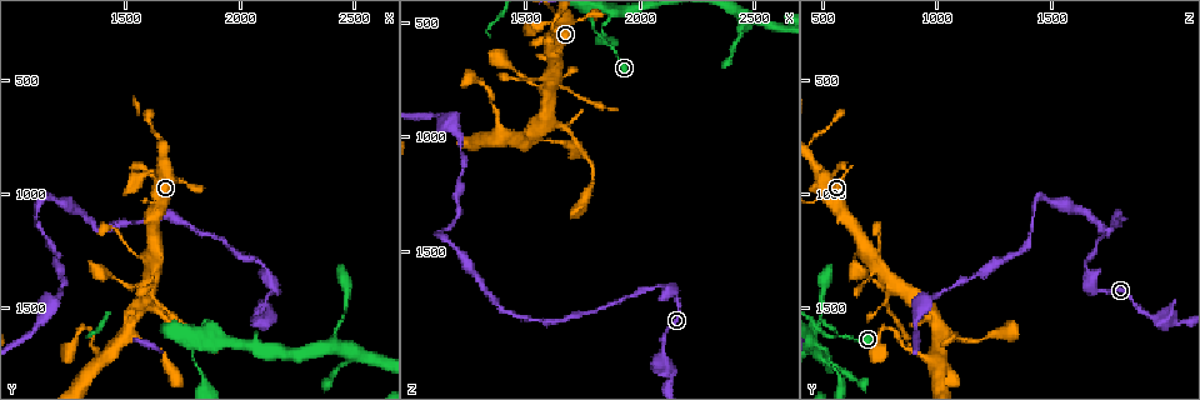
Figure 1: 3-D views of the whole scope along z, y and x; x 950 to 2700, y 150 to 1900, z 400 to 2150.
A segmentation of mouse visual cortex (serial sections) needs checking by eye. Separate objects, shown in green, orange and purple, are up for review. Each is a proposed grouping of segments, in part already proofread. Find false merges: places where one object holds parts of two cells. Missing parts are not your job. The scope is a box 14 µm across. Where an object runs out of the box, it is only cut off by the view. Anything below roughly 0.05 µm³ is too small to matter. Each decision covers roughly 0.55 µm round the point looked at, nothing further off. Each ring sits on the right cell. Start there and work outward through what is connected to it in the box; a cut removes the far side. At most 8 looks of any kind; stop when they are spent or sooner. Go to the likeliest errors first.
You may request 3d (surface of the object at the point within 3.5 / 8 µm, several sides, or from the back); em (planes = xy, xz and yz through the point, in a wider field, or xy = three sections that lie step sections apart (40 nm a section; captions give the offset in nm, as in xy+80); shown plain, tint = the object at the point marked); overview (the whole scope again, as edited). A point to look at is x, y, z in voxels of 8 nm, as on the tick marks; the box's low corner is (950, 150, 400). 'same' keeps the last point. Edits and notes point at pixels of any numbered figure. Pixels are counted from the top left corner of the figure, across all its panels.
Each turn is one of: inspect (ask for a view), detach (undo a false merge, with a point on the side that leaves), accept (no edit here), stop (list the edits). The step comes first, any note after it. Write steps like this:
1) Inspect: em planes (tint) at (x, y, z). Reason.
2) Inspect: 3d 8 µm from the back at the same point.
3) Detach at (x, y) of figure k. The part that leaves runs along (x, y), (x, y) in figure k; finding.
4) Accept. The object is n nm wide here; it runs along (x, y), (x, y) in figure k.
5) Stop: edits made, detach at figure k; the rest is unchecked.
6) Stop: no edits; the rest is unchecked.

Inspect: 3d 3.5 µm at (1620, 1490, 940). Two arms in line, one across.

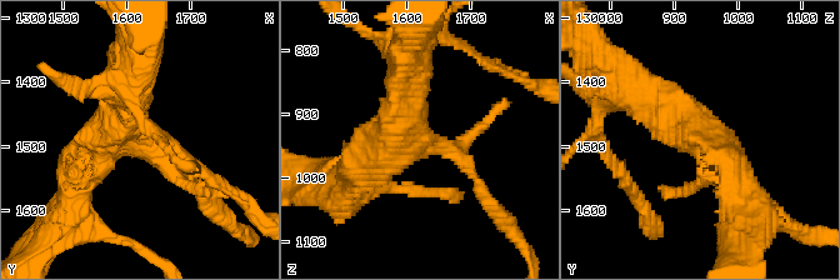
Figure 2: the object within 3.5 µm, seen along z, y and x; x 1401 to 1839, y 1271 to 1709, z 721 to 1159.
Inspect: em xy step 3 (tint) at (1610, 1485, 945). Shape alone is not enough.

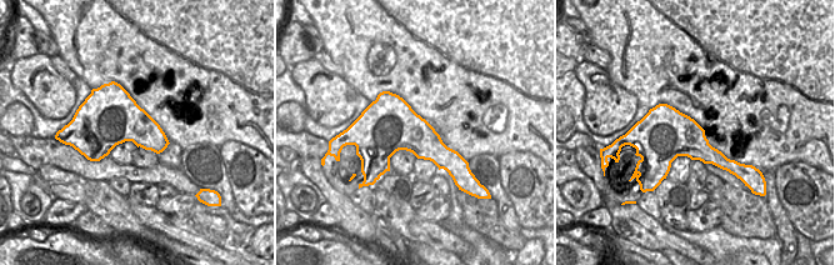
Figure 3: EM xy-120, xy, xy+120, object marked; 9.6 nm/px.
Inspect: em xy step 5 (tint) at the same point.

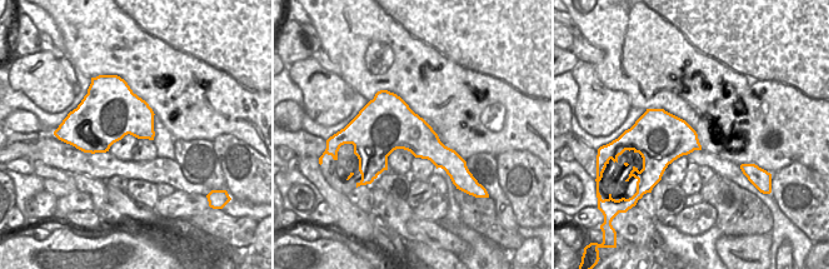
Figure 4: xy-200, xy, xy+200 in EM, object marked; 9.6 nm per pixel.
Accept. It runs along (621, 86), (726, 148), (740, 179) in figure 2; all the same cell.

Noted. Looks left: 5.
Inspect: 3d 3.5 µm from the back at (2070, 1280, 1650).

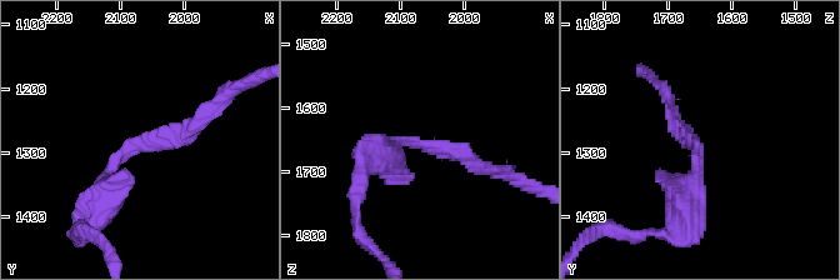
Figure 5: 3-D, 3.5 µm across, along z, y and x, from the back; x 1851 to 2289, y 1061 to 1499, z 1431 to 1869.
Inspect: em planes (tint) at (2060, 1290, 1660).

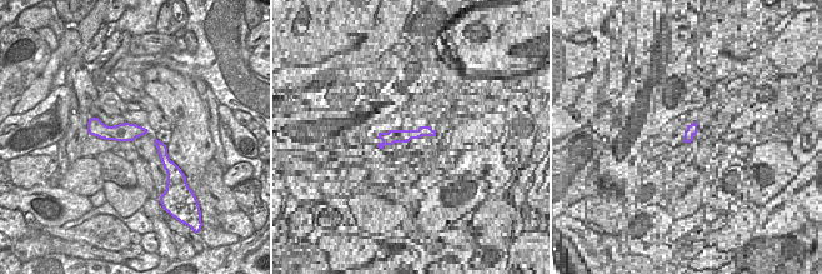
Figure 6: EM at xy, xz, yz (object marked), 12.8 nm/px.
Accept. It runs along (93, 128), (103, 131), (141, 131) in figure 6; one cell here.

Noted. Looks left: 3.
Inspect: 3d 3.5 µm at (1150, 1020, 1440). Sharp bend.

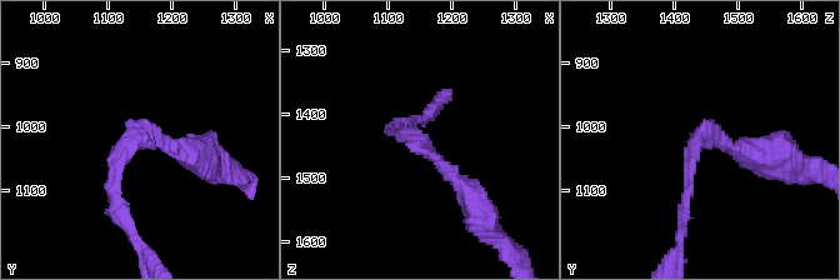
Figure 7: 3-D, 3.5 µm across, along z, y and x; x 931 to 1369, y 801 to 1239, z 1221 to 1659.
Inspect: em xy step 2 (tint) at (1150, 1020, 1435). The arms are 150, 250 nm wide; now the EM.

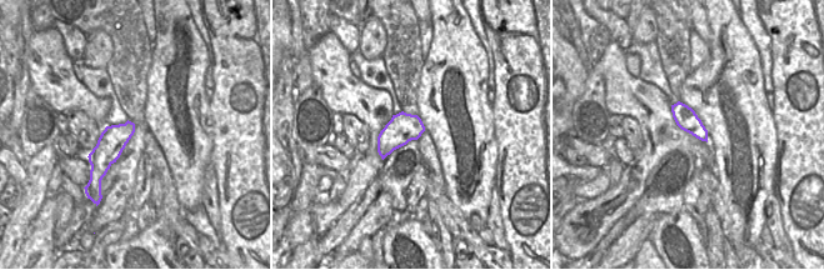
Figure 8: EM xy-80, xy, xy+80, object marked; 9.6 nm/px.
Accept. The object is 280 nm wide here; it runs along (474, 199), (398, 121) in figure 7; continuous, no second cell.

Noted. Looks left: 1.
Stop: no edits; the rest is unchecked.

